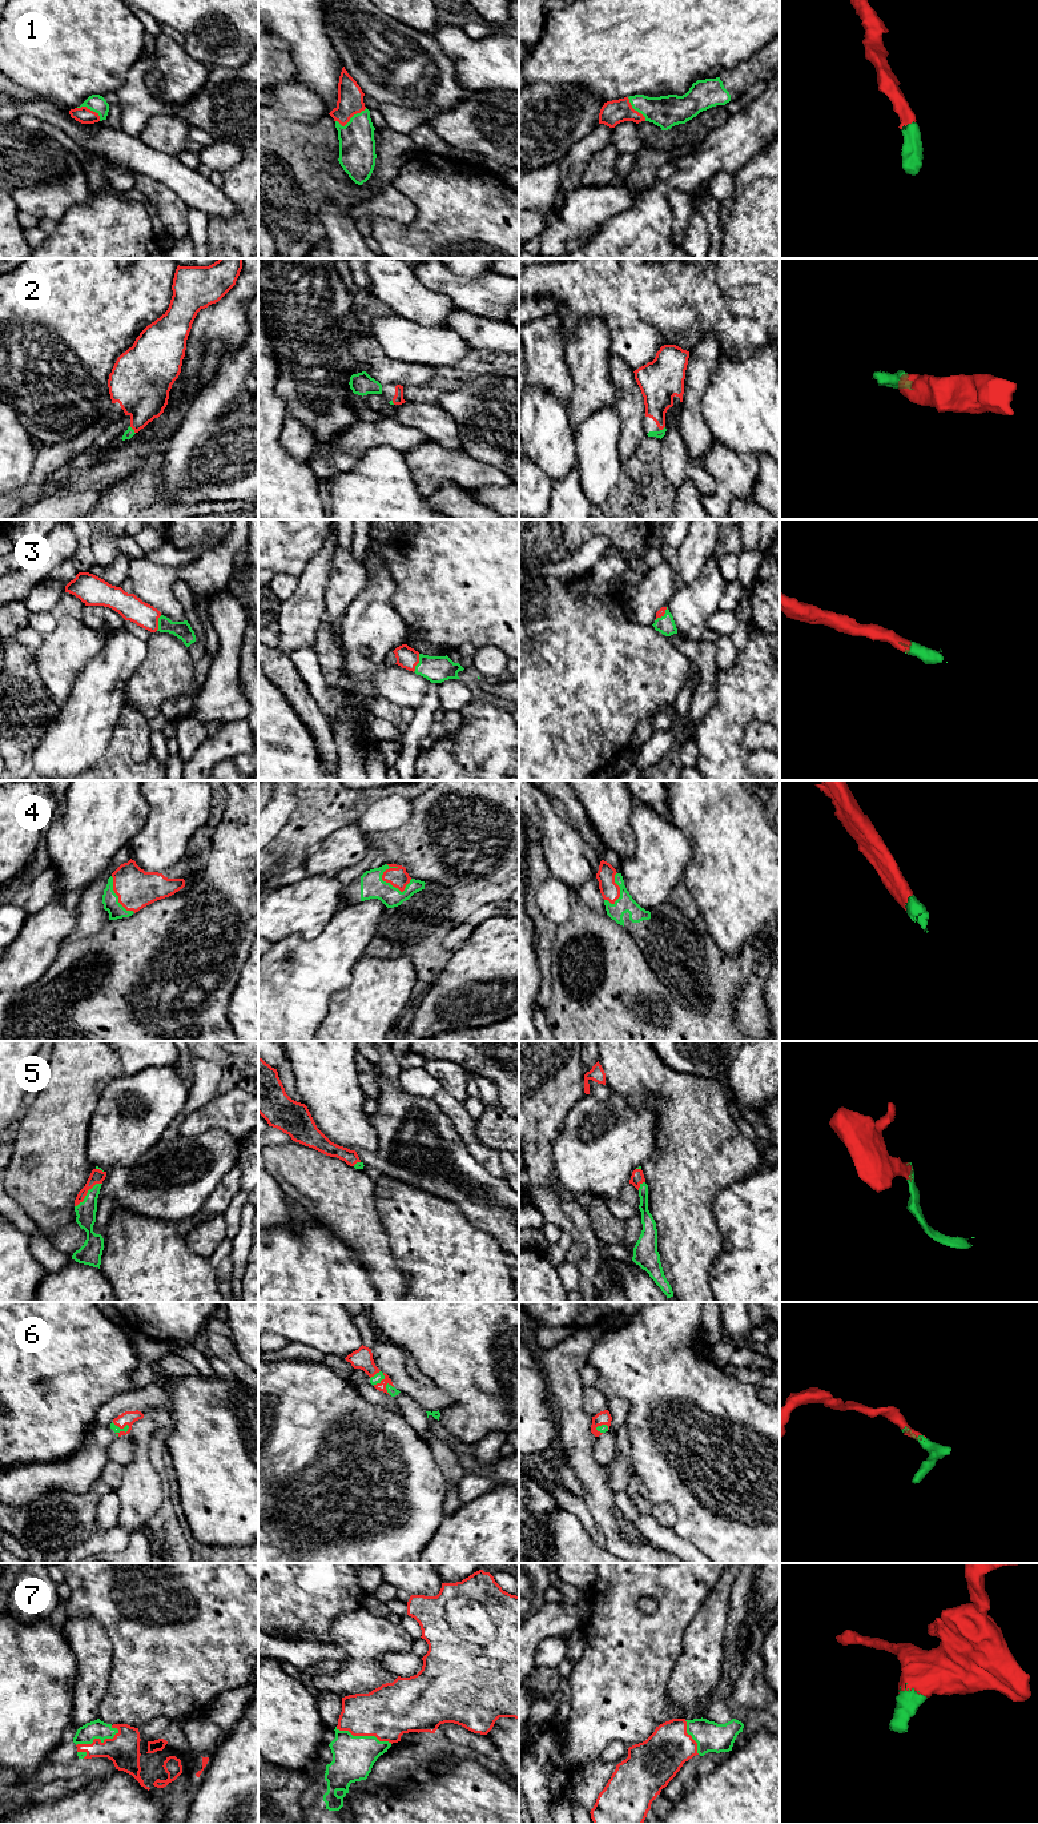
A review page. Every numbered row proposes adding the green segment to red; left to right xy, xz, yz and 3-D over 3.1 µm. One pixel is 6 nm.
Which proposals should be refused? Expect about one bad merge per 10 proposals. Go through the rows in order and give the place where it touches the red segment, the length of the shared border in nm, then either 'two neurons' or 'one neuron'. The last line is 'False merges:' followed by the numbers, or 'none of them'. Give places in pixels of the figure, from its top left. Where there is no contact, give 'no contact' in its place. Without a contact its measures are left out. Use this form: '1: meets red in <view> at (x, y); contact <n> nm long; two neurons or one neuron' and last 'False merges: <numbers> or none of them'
1: meets red in xz at (350, 117); contact 200 nm long; one neuron
2: meets red in xy at (133, 429); contact 60 nm long; one neuron
3: meets red in xz at (418, 662); contact 120 nm long; one neuron
4: meets red in xz at (397, 887); contact 200 nm long; one neuron
5: meets red in xy at (87, 1192); contact 220 nm long; one neuron
6: meets red in xz at (381, 1381); contact 100 nm long; one neuron
7: meets red in xy at (97, 1739); contact 280 nm long; one neuron
False merges: none of them

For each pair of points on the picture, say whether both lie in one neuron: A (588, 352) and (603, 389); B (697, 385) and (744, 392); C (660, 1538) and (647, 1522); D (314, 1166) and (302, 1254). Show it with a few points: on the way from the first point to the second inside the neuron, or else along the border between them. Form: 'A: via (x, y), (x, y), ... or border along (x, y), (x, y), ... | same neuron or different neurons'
A: via (588, 361), (594, 380) | same neuron
B: border along (719, 357), (701, 402), (703, 417) | different neurons
C: via (656, 1534), (648, 1526) | same neuron
D: border along (320, 1217), (342, 1240) | different neurons

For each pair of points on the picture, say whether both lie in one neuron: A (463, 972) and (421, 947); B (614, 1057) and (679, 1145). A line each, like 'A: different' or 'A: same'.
A: different
B: same

